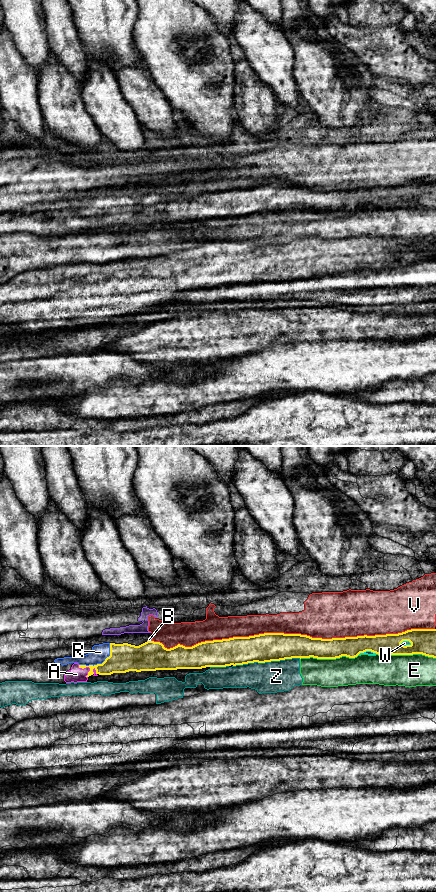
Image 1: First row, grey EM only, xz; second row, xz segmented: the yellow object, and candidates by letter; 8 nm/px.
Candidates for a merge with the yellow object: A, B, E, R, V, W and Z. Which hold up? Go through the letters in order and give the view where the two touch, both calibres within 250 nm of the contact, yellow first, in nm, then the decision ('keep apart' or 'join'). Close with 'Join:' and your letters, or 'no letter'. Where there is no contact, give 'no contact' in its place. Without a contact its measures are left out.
A: contact in xz; calibres 180 and 120 nm; join
B: contact in xz; calibres 240 and 20 nm; keep apart
E: contact in xz; calibres 200 and 260 nm; keep apart
R: contact in xz; calibres 220 and 130 nm; join
V: contact in xz; calibres 240 and 300 nm; keep apart
W: contact in xz; calibres 200 and 40 nm; keep apart
Z: contact in xz; calibres 240 and 260 nm; keep apart
Join: A, R

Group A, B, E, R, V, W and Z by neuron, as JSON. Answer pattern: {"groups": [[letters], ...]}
{"groups": [["A", "R"], ["B", "V"], ["E", "Z"], ["W"]]}

